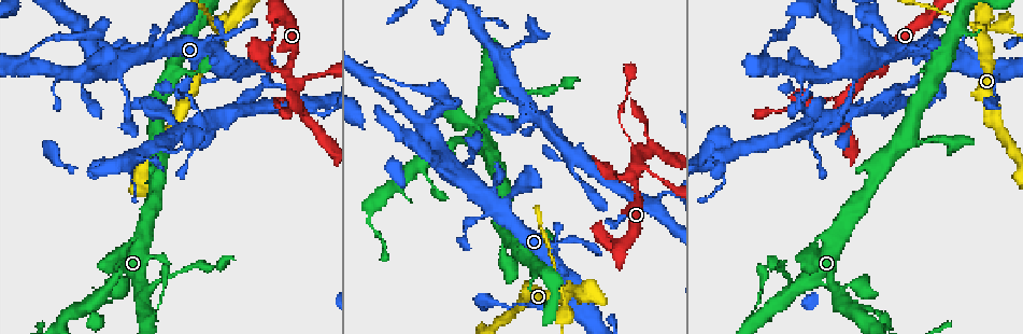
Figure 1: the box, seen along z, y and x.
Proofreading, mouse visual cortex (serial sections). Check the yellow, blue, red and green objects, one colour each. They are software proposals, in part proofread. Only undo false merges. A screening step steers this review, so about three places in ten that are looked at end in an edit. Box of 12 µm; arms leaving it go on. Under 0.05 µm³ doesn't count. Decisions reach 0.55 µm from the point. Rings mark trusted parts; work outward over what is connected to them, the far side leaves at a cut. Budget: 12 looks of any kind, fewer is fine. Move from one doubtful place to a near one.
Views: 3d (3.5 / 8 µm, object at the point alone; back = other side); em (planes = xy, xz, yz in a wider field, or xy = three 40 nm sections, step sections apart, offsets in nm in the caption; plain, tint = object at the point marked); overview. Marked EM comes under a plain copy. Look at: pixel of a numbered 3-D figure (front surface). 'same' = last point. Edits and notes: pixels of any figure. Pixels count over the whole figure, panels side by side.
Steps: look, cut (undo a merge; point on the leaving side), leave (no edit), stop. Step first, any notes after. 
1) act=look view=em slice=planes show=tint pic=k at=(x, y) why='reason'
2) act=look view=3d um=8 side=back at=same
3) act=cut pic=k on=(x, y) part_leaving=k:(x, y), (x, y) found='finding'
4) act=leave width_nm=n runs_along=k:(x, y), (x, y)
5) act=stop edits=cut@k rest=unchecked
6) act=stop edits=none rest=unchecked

act=look view=3d um=3.5 pic=1 at=(901, 48)

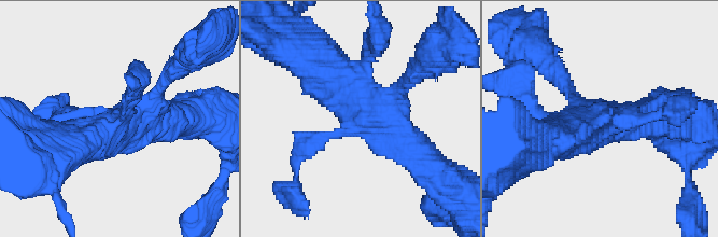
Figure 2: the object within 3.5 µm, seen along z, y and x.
act=look view=em slice=xy step=5 show=tint pic=2 at=(362, 123) why='shape alone is not enough'

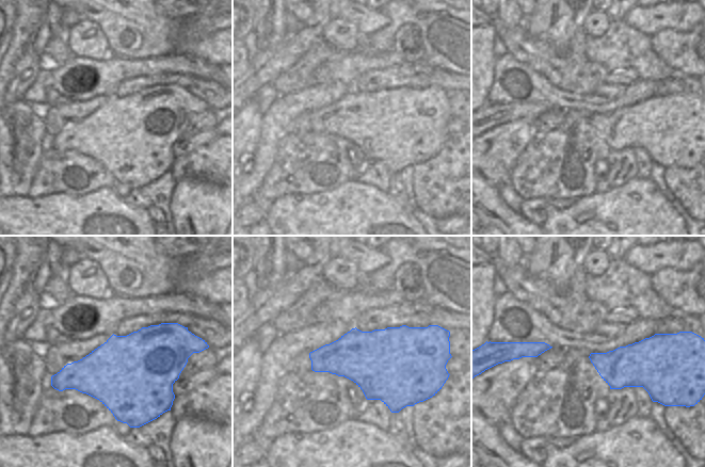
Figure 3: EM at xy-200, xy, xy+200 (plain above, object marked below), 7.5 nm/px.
act=leave runs_along=2:(431, 166), (324, 67) found='one cell here'

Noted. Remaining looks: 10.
act=look view=3d um=3.5 pic=1 at=(460, 169) why='four arms meet'

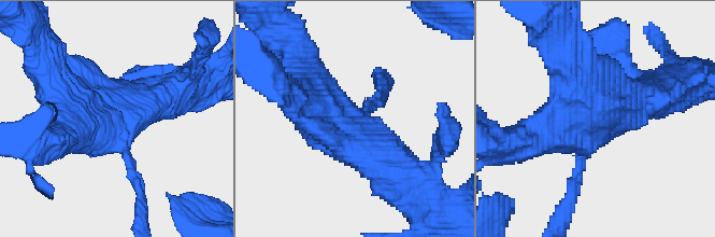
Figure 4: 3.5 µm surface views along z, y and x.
act=look view=em slice=xy step=5 show=tint pic=4 at=(357, 119)

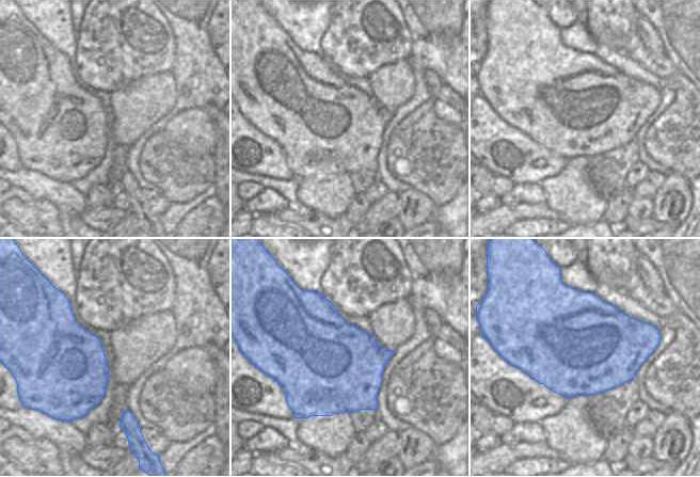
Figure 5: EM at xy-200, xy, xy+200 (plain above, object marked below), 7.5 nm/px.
act=look view=em slice=xy step=3 show=tint at=same why='cut it another way'

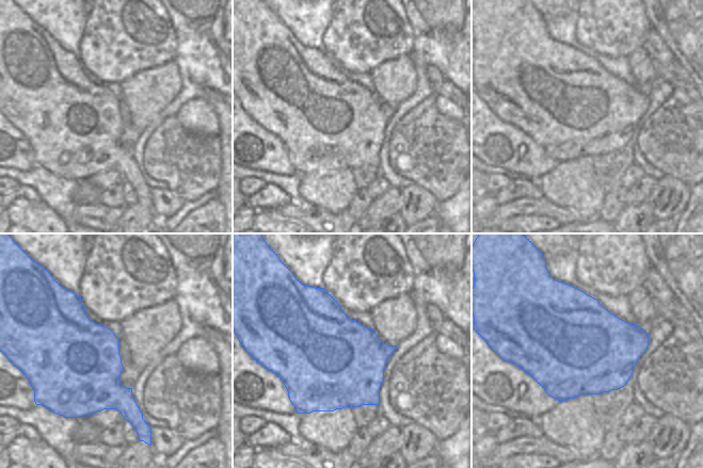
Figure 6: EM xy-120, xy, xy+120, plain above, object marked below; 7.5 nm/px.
act=leave width_nm=750 runs_along=4:(390, 165), (331, 117), (301, 68) found='continuous, no second cell'

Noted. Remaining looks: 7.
act=look view=3d um=3.5 side=back pic=1 at=(865, 75) why='thin neck'

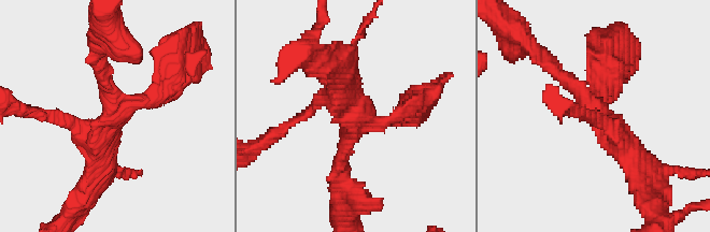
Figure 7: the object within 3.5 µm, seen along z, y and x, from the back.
act=look view=em slice=xy step=2 show=tint pic=7 at=(356, 116) arms=4 arm_widths_nm=200,200,200,350 why='need the tissue'

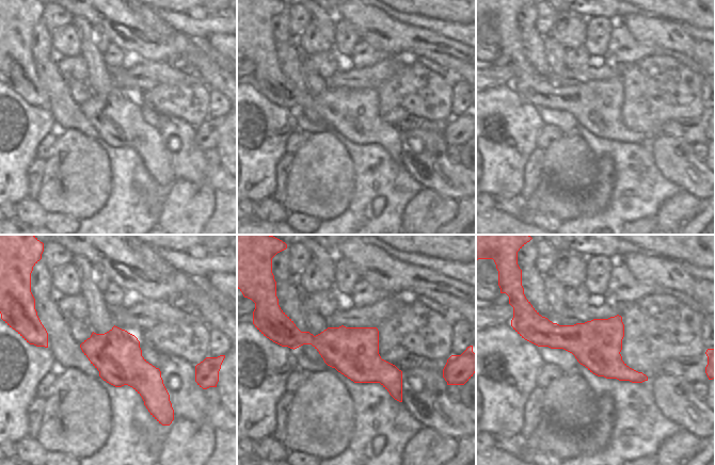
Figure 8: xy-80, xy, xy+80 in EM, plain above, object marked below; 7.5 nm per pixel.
act=leave runs_along=7:(547, 60), (607, 119), (642, 162) found='one cell here'

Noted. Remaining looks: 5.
act=look view=3d um=3.5 side=back pic=1 at=(567, 290) why='looks like a crossing'

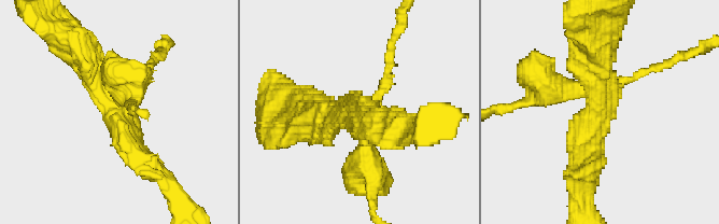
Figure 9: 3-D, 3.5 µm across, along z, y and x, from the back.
act=look view=em slice=xy step=3 show=tint pic=9 at=(359, 113) arms=4 arm_widths_nm=150,300,300,400

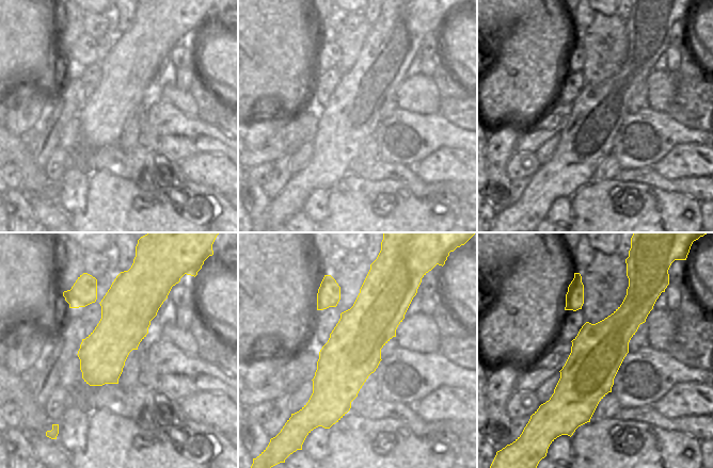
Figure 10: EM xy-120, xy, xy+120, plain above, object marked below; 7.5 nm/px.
act=cut pic=9 on=(372, 152) width_nm=420 found='a second cell is stuck on'

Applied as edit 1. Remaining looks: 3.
act=look view=3d um=3.5 side=back pic=1 at=(485, 102)

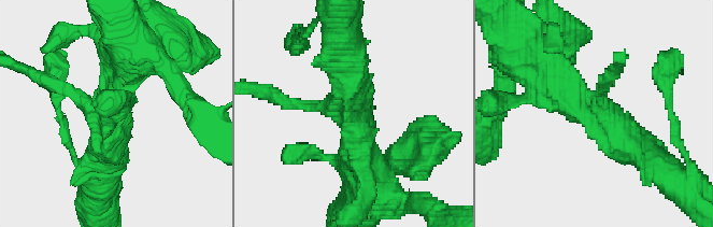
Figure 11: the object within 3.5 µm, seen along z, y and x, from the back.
act=look view=em slice=planes show=tint pic=11 at=(355, 117)

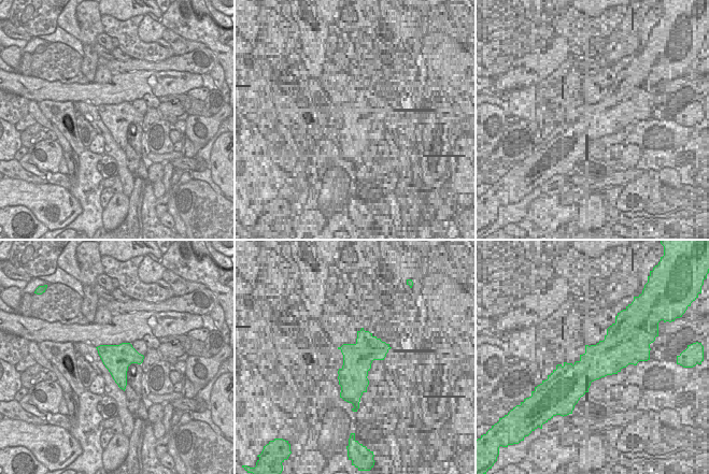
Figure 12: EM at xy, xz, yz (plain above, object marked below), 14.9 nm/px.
act=cut pic=11 on=(40, 81) arm_widths_nm=150,500,500 part_leaving=11:(76, 97), (20, 67) found='two cells meet here'

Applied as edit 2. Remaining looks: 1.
act=stop edits=cut@9,cut@11 rest=unchecked

